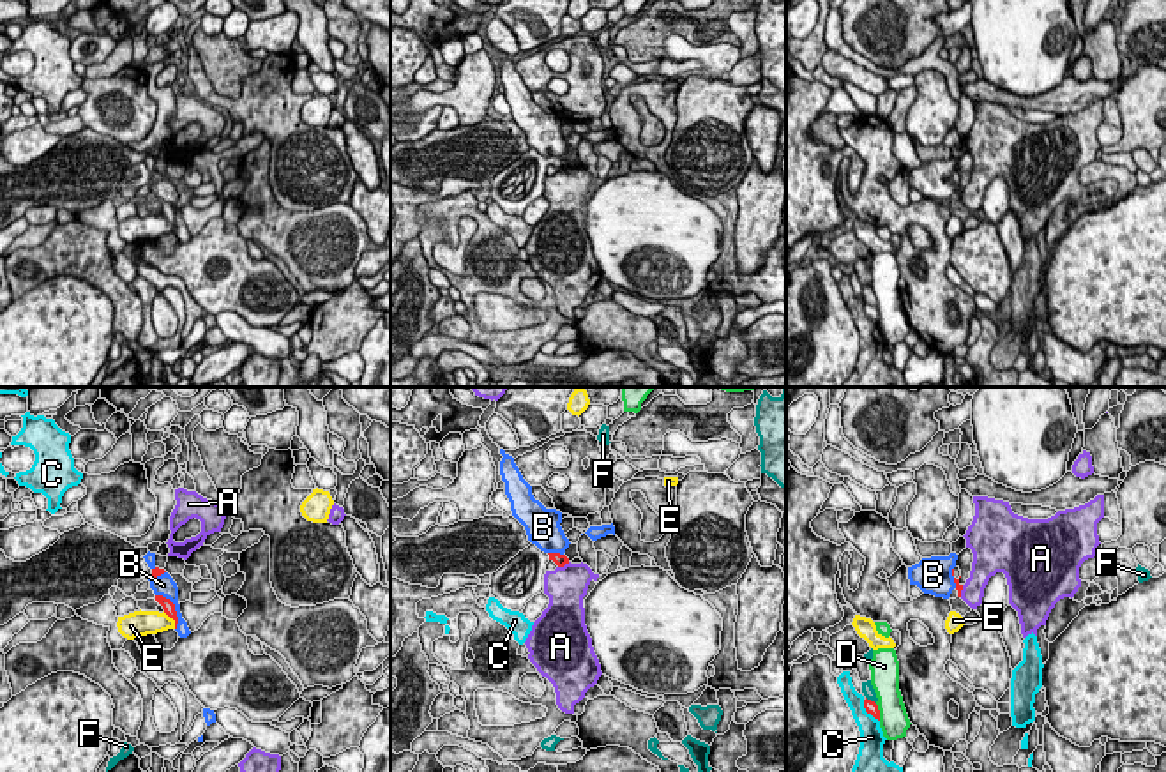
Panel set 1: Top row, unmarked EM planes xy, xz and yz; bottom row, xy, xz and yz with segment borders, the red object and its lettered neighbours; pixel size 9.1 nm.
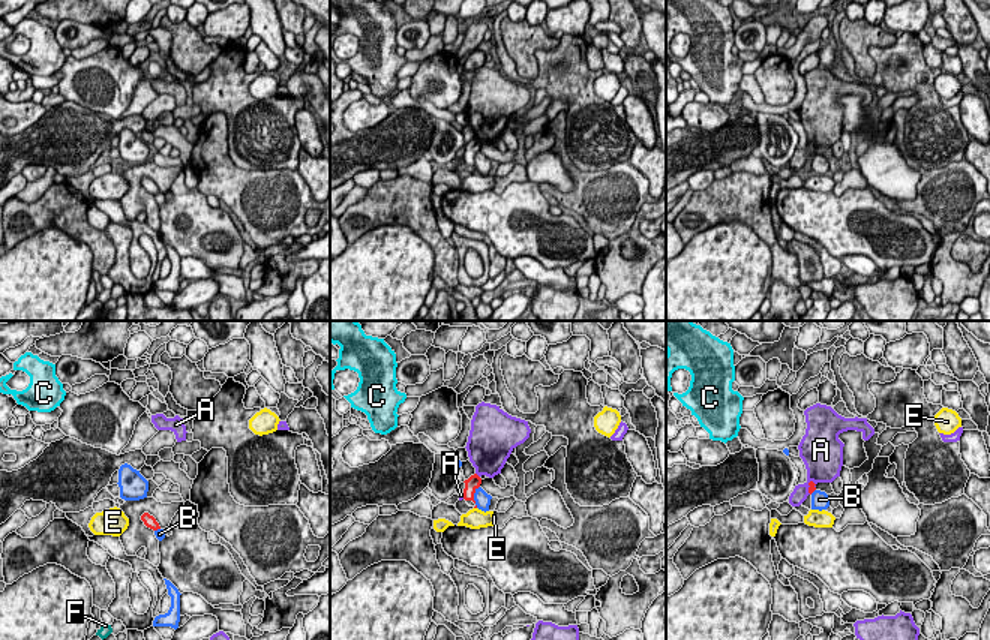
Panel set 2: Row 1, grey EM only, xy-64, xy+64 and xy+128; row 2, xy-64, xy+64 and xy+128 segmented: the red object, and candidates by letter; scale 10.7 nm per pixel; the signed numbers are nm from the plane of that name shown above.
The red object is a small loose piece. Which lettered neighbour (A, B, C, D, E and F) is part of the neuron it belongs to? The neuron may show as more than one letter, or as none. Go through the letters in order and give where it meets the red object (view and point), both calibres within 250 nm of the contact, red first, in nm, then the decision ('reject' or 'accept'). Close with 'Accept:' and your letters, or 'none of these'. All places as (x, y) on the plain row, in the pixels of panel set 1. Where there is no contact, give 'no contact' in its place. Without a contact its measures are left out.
A: meets red in xz at (564, 168); 120 nm thick on the red side, 380 nm on the other; reject
B: meets red in xy at (174, 212); 120 nm thick on the red side, 190 nm on the other; reject
C: meets red in yz at (868, 317); 120 nm thick on the red side, 220 nm on the other; reject
D: meets red in yz at (878, 317); 120 nm thick on the red side, 260 nm on the other; reject
E: meets red in xy at (172, 221); 120 nm thick on the red side, 220 nm on the other; reject
F: meets red in yz at (870, 304); 120 nm thick on the red side, 100 nm on the other; reject
Accept: none of these

